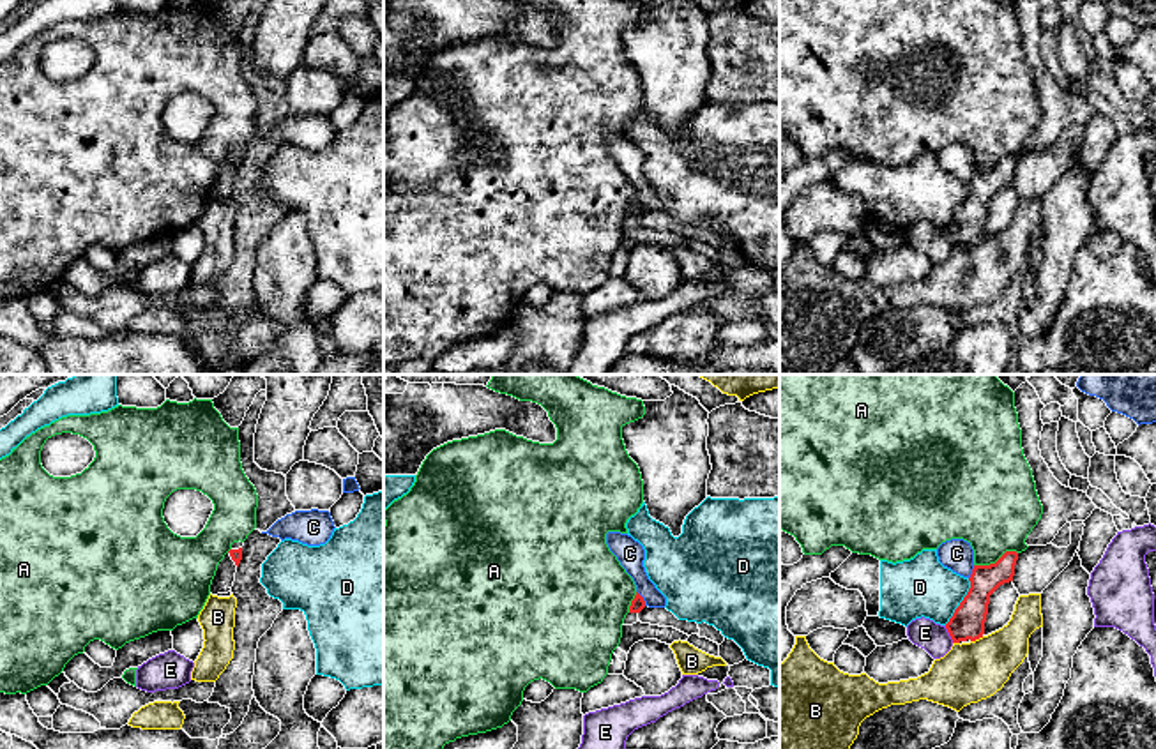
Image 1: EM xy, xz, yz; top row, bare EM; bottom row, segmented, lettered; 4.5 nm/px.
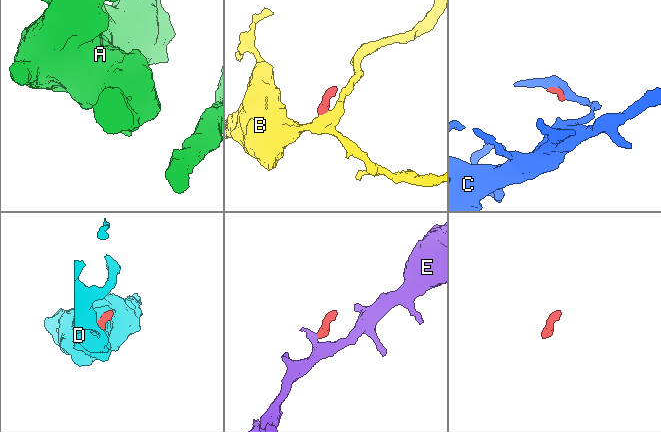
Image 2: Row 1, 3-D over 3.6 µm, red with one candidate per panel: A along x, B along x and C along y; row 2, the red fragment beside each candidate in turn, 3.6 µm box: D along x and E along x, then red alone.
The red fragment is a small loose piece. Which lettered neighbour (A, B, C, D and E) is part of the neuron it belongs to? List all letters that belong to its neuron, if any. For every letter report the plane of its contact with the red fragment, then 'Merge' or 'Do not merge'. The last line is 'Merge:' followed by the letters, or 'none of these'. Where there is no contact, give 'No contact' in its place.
A: Touches red in yz. Do not merge
B: Touches red in yz. Do not merge
C: Touches red in xz. Do not merge
D: Touches red in yz. Do not merge
E: Touches red in yz. Do not merge
Merge: none of these

